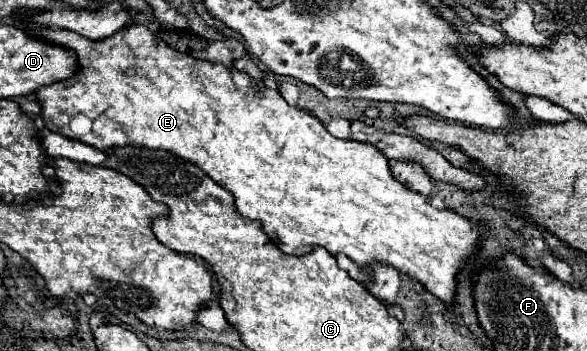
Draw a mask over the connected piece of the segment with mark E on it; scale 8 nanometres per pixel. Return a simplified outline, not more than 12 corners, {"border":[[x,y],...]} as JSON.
{"border":[[139,23],[35,91],[47,129],[201,167],[283,253],[441,301],[481,225],[277,89]]}

